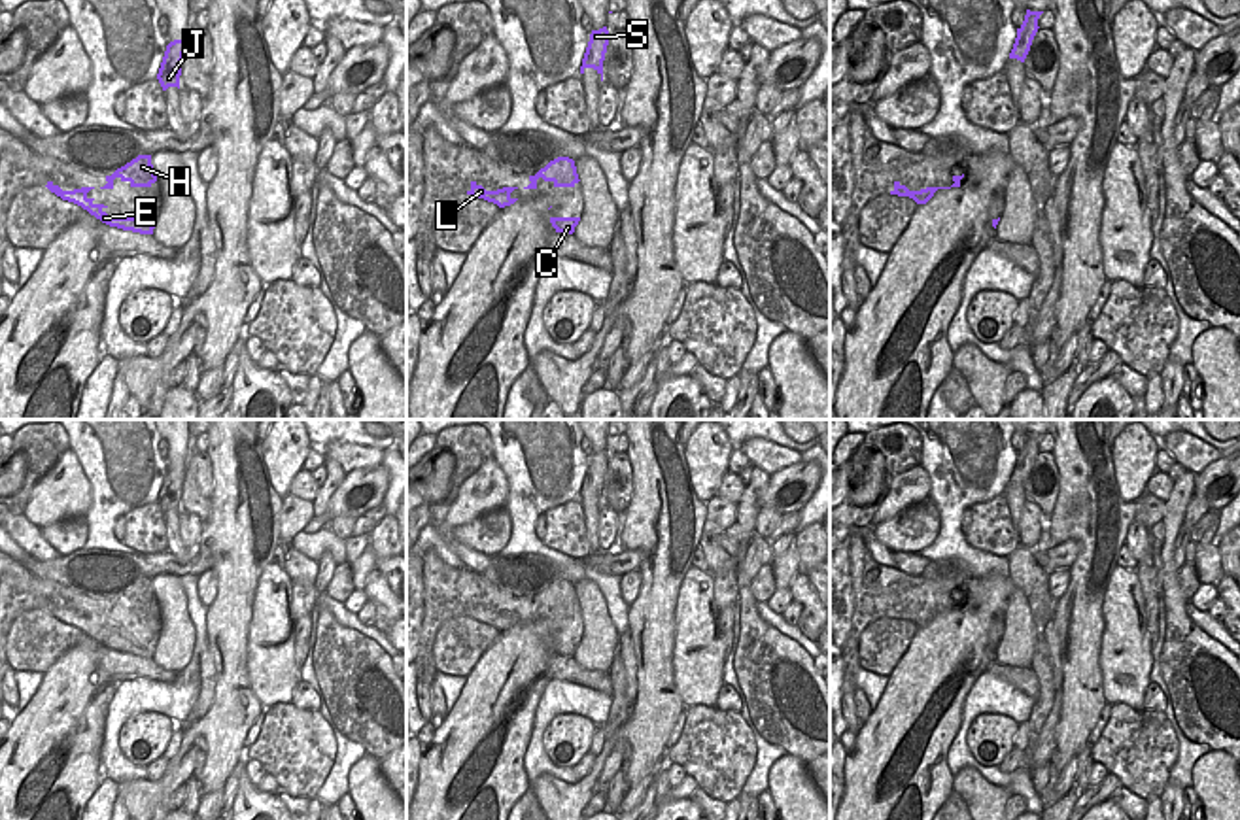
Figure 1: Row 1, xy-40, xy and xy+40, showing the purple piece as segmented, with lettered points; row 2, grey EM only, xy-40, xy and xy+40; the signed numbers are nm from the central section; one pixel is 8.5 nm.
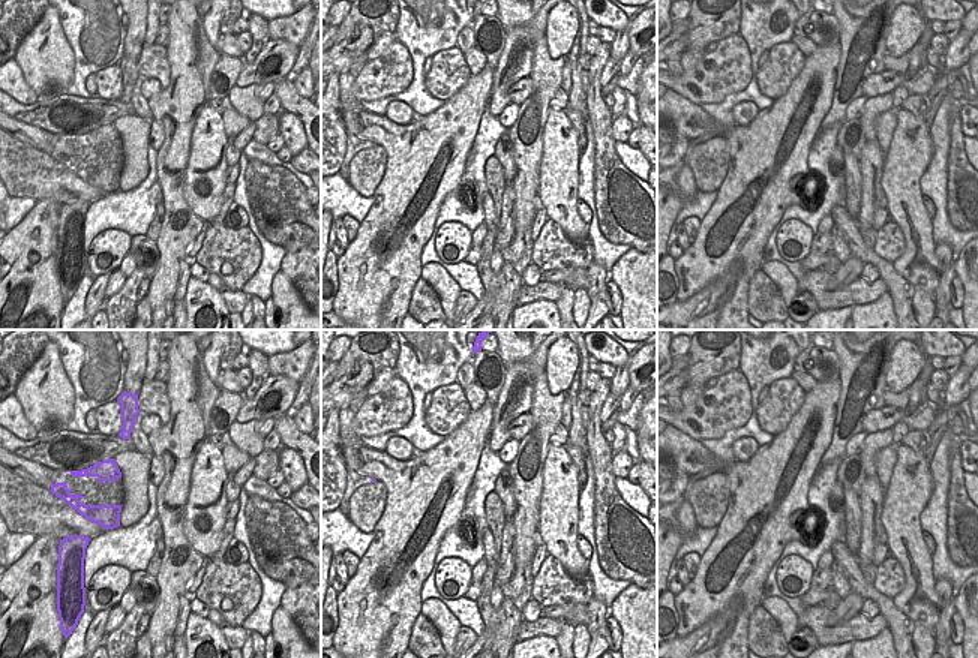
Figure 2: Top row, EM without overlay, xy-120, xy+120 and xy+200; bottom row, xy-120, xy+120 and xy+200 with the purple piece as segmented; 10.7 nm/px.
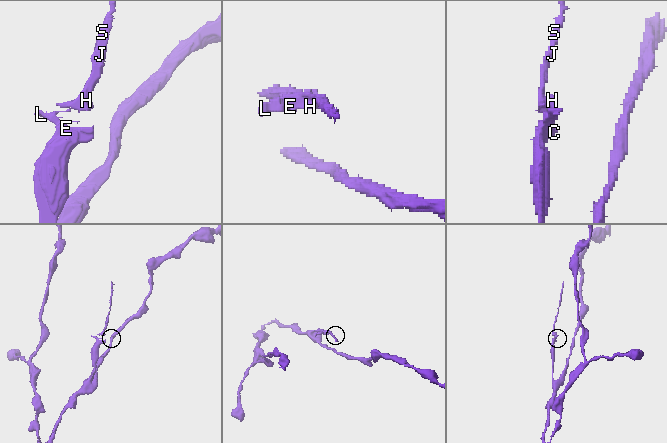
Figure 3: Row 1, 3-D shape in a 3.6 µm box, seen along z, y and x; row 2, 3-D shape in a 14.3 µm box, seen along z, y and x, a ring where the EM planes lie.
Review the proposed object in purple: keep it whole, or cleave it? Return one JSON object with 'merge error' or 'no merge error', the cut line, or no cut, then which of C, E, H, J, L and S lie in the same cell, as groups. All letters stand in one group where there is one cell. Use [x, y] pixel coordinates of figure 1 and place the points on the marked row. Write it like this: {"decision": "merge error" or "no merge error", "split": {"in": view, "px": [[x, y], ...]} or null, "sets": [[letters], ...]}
{"decision": "no merge error", "split": null, "sets": [["C", "E", "H", "J", "L", "S"]]}

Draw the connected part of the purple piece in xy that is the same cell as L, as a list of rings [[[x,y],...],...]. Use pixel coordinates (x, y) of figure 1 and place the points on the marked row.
[[[471,181],[471,189],[467,191],[467,195],[484,198],[488,202],[497,204],[499,208],[510,206],[514,204],[518,198],[512,198],[510,193],[518,189],[518,187],[503,187],[497,191],[486,191],[482,185],[478,185],[476,181]]]

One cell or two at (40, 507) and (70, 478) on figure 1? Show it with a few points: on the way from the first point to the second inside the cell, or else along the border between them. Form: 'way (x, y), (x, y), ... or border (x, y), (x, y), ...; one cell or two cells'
way (48, 501), (63, 486); one cell

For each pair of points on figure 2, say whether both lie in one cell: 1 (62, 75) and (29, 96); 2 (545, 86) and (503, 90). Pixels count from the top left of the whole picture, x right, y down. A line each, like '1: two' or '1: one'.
1: two
2: two

